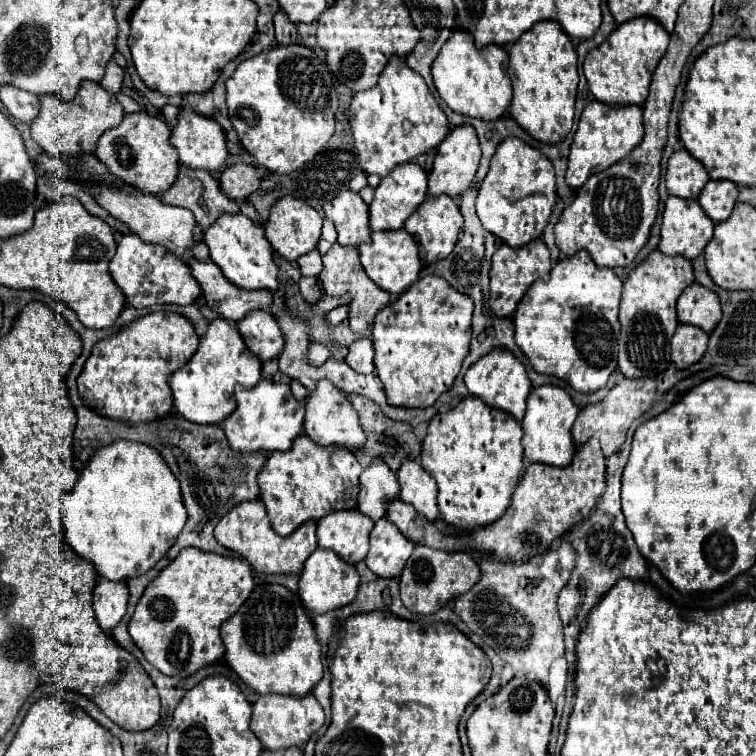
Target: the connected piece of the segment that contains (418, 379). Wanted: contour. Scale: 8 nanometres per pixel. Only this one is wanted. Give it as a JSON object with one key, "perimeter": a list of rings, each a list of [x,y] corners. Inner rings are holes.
{"perimeter":[[[426,275],[418,279],[406,293],[400,295],[398,301],[378,311],[372,329],[372,341],[376,351],[374,365],[380,381],[384,383],[386,397],[392,405],[426,409],[434,405],[434,401],[452,387],[460,371],[460,365],[468,355],[472,311],[474,311],[474,303],[470,301],[470,297],[458,293],[454,287],[448,285],[448,281],[442,281],[442,277],[436,275]]]}

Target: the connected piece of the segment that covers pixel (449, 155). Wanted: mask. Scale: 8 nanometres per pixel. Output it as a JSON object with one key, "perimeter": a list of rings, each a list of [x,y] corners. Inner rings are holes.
{"perimeter":[[[472,125],[454,127],[436,149],[432,171],[428,177],[430,195],[450,195],[450,197],[462,195],[470,187],[470,181],[474,179],[478,163],[480,163],[480,143],[478,143],[474,127]]]}

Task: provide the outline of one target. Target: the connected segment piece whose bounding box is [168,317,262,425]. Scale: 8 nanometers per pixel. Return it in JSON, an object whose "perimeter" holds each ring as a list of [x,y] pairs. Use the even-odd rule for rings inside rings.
{"perimeter":[[[218,317],[210,321],[206,333],[200,337],[198,349],[192,355],[192,359],[170,375],[170,389],[174,395],[174,407],[176,411],[200,425],[208,423],[220,423],[234,411],[234,387],[252,387],[262,379],[262,361],[250,353],[238,333],[238,329],[226,321],[224,317]]]}

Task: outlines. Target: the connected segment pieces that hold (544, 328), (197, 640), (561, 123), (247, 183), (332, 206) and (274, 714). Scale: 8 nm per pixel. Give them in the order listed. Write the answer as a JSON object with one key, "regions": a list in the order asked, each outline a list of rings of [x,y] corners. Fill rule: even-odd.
{"regions":[[[[578,251],[572,257],[560,259],[548,279],[538,279],[522,301],[512,317],[514,321],[514,337],[522,353],[528,357],[530,365],[538,373],[556,375],[562,381],[568,381],[580,393],[592,393],[602,389],[616,369],[616,339],[620,333],[618,325],[618,305],[622,299],[622,281],[610,267],[596,267],[586,251]]],[[[184,547],[144,589],[128,633],[158,671],[170,677],[188,677],[224,657],[220,625],[240,609],[252,589],[252,567],[246,561]]],[[[538,21],[508,47],[508,53],[514,87],[510,115],[538,141],[562,141],[572,129],[578,89],[578,57],[574,43],[556,21]]],[[[236,163],[222,171],[220,187],[222,187],[222,193],[226,193],[228,197],[236,201],[246,201],[260,187],[258,169],[248,163]]],[[[342,191],[324,205],[324,215],[334,223],[340,245],[358,247],[362,243],[370,243],[368,205],[360,199],[358,193]]],[[[268,693],[260,695],[258,701],[252,705],[252,725],[250,729],[260,739],[264,749],[276,751],[286,747],[304,747],[306,741],[324,725],[324,709],[316,701],[312,693],[304,697],[292,697],[292,695],[278,695]]]]}

